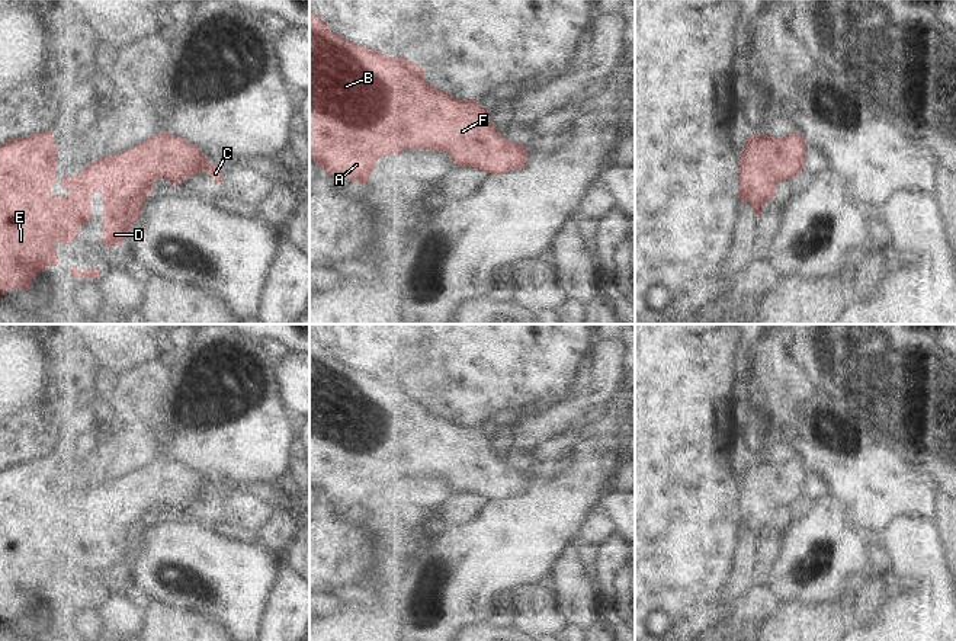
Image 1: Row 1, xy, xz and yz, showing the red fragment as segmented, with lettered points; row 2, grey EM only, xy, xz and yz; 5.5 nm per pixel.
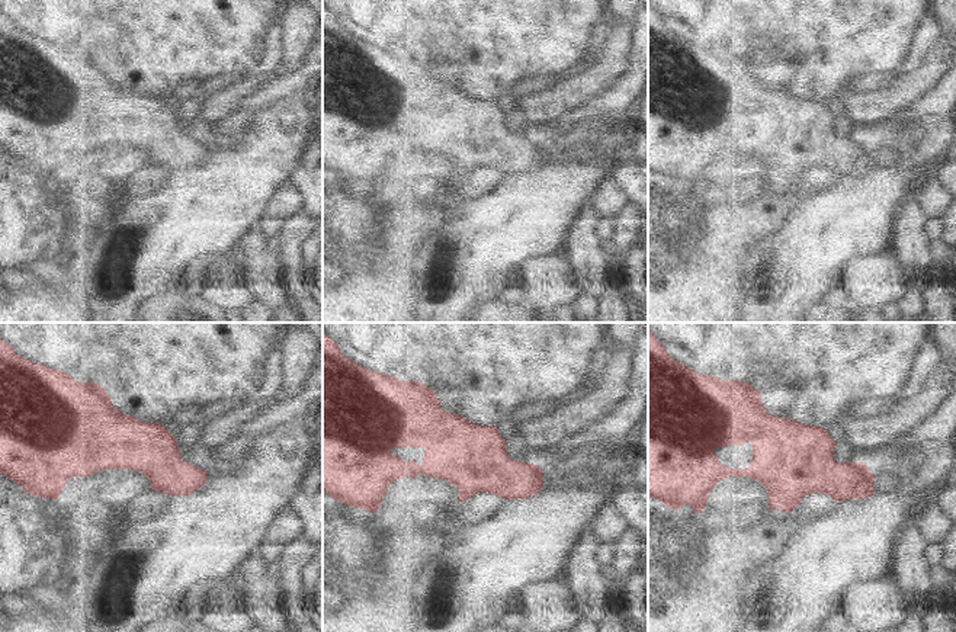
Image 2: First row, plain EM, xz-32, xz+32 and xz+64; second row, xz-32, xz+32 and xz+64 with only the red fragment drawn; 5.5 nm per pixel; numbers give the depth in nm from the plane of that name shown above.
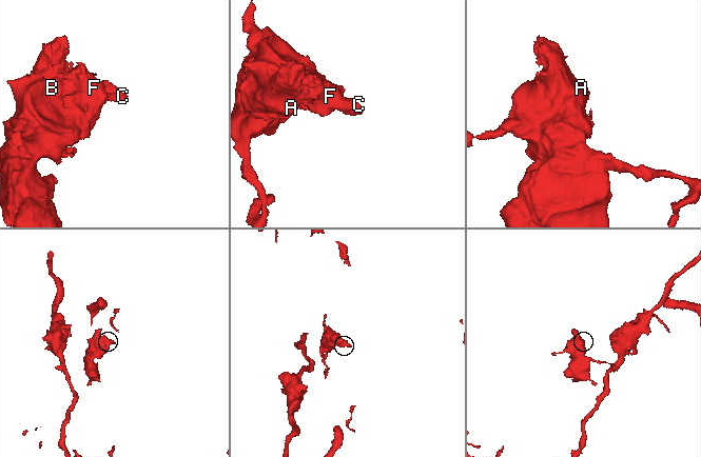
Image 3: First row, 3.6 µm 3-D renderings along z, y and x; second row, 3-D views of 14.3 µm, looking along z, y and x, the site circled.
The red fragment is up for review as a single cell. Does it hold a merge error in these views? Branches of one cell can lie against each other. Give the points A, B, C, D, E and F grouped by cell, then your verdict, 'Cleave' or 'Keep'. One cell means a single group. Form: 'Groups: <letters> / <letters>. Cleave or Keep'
Groups: A B C D E F. Keep.

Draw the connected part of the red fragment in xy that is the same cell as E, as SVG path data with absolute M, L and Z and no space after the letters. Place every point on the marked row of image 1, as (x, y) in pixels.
M52 131L0 144L0 299L10 288L26 289L32 278L44 269L58 265L57 241L71 244L80 227L92 221L92 195L103 195L103 244L108 249L121 246L131 225L150 199L158 177L174 188L189 177L208 172L221 186L221 166L206 160L205 153L177 134L160 132L122 153L99 157L78 174L61 176L61 189L70 195L51 195L57 180L58 150Z

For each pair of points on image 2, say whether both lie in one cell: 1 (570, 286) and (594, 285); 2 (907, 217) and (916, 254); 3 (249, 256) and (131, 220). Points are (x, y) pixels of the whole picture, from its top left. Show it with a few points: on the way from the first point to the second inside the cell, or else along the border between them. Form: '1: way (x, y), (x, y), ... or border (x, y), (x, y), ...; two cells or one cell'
1: border (565, 256), (583, 291); two cells
2: way (910, 225), (911, 246); one cell
3: border (257, 223), (237, 249); two cells

